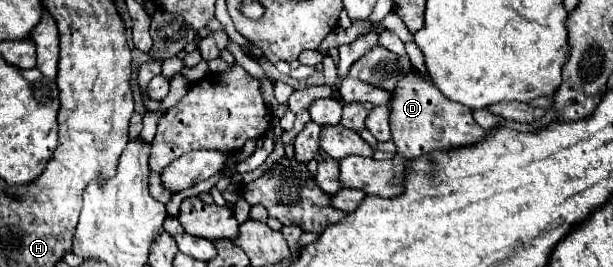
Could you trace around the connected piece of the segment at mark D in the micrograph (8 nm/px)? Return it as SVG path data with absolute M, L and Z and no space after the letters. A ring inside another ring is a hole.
M413 69L413 75L407 75L407 79L401 79L401 83L395 87L395 91L391 93L389 111L391 111L393 143L397 145L397 151L403 155L407 163L415 157L429 155L437 149L455 149L473 145L485 137L485 131L475 123L471 109L467 109L461 103L449 101L417 69Z

